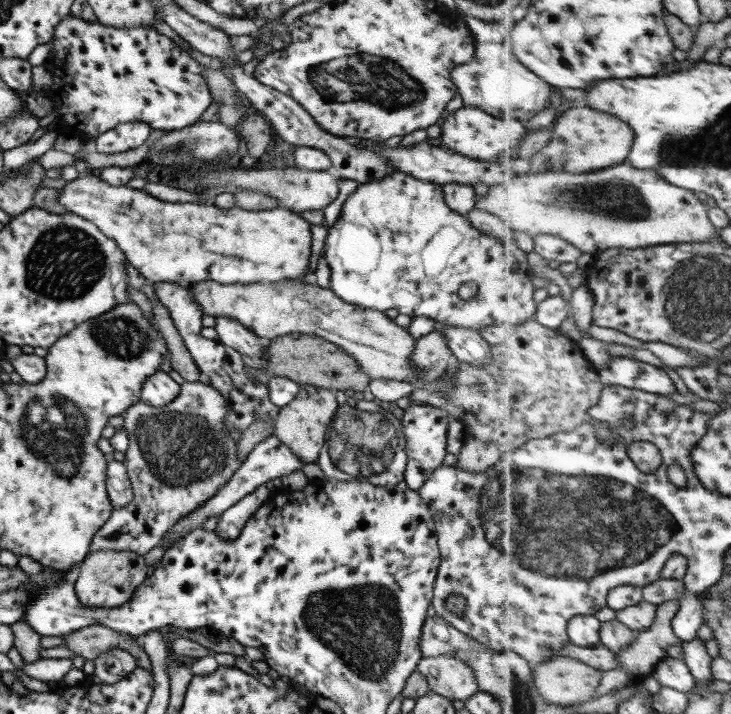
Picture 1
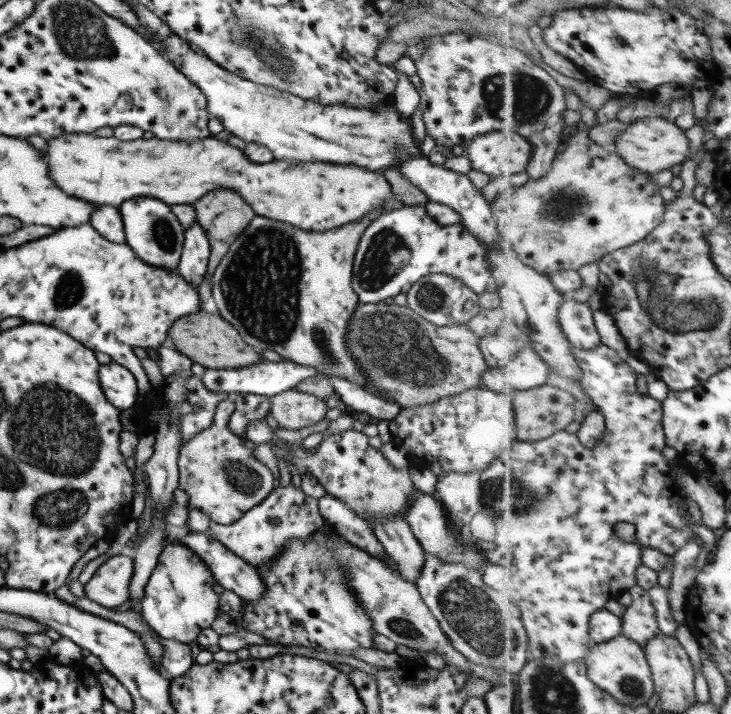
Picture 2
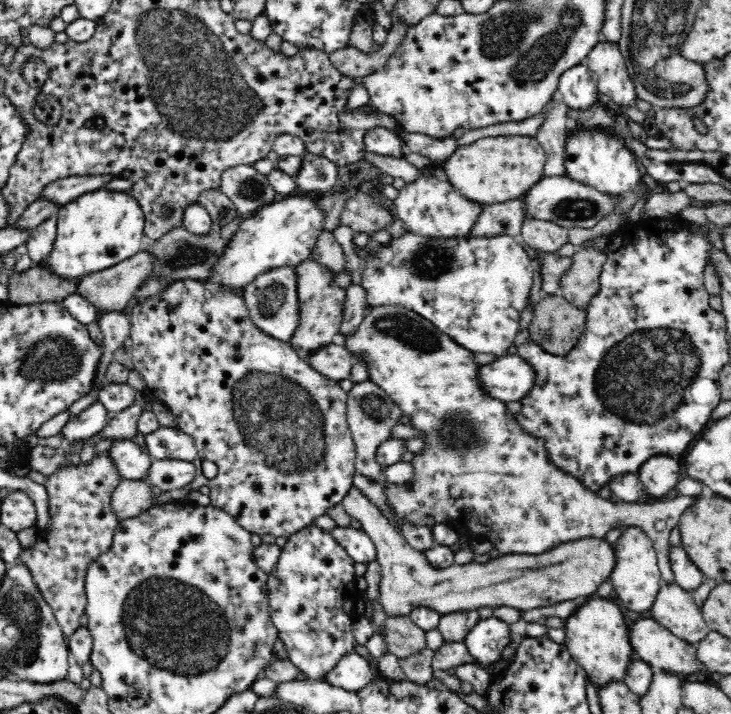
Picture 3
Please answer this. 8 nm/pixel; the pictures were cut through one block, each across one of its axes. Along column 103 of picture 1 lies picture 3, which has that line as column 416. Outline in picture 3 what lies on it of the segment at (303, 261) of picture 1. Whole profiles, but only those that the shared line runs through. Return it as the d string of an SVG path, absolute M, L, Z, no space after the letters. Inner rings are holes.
M422 175L414 182L406 183L393 201L396 215L402 219L407 231L436 238L468 236L483 208L480 203L458 194L448 179L440 180L435 175Z

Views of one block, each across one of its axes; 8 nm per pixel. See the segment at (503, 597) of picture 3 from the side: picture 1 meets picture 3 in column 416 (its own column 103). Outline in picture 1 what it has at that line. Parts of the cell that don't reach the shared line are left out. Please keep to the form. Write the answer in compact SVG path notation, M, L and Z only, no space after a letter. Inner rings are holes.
M97 550L89 554L78 564L74 579L74 588L79 601L84 606L102 609L116 608L126 604L148 576L148 565L144 555L130 550Z

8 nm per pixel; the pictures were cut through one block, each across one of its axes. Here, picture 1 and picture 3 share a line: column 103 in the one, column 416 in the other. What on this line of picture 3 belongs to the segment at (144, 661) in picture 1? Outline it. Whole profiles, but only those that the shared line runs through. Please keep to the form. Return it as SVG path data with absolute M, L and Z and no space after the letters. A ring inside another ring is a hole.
M388 616L379 632L386 639L388 652L399 659L410 659L426 647L425 632L409 616Z

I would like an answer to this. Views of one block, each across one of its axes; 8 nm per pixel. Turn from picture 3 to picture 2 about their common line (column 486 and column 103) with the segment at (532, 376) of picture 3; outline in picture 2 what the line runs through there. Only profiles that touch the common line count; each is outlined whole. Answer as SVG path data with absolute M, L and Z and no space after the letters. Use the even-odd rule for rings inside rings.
M114 361L99 366L99 381L105 398L120 410L133 407L140 396L132 371Z

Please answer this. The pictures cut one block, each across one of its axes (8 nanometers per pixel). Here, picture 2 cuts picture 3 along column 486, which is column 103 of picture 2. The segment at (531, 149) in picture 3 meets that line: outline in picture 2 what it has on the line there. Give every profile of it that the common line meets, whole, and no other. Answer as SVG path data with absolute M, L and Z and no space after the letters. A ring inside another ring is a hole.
M62 133L62 136L47 140L47 147L43 153L56 186L74 198L80 198L92 204L119 207L128 199L151 197L169 205L192 205L206 196L208 190L226 188L226 190L236 190L258 216L288 223L310 232L336 230L345 224L358 222L373 210L380 208L392 192L391 184L381 171L332 162L295 162L274 159L272 162L260 164L251 159L246 160L247 155L244 150L215 139L214 136L184 141L162 140L156 137L121 141L114 135L98 137L91 133Z

